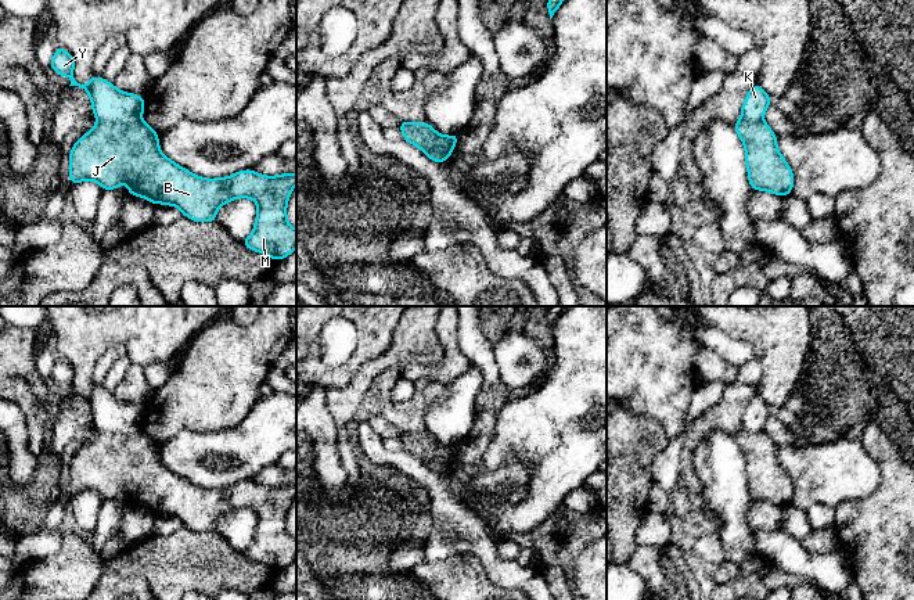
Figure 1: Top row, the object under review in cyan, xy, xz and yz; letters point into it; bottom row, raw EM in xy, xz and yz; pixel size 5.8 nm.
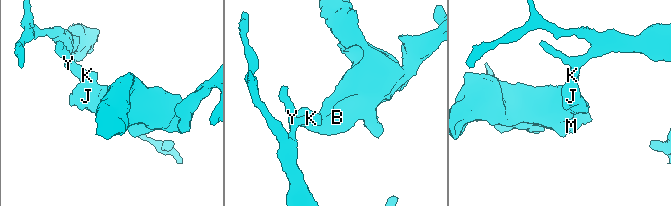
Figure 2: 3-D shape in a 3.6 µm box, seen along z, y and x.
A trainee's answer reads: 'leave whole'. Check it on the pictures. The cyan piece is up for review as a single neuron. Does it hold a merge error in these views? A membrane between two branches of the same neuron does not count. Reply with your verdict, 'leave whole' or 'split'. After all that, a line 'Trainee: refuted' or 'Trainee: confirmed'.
split
Trainee: refuted

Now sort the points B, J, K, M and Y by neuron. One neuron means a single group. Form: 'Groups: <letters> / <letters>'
Groups: B J M / K Y

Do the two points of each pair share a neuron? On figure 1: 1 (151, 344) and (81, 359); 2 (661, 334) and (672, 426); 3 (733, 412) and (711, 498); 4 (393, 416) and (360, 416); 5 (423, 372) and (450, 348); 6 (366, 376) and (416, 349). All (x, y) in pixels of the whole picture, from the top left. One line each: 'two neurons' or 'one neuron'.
1: one neuron
2: one neuron
3: two neurons
4: one neuron
5: one neuron
6: one neuron

